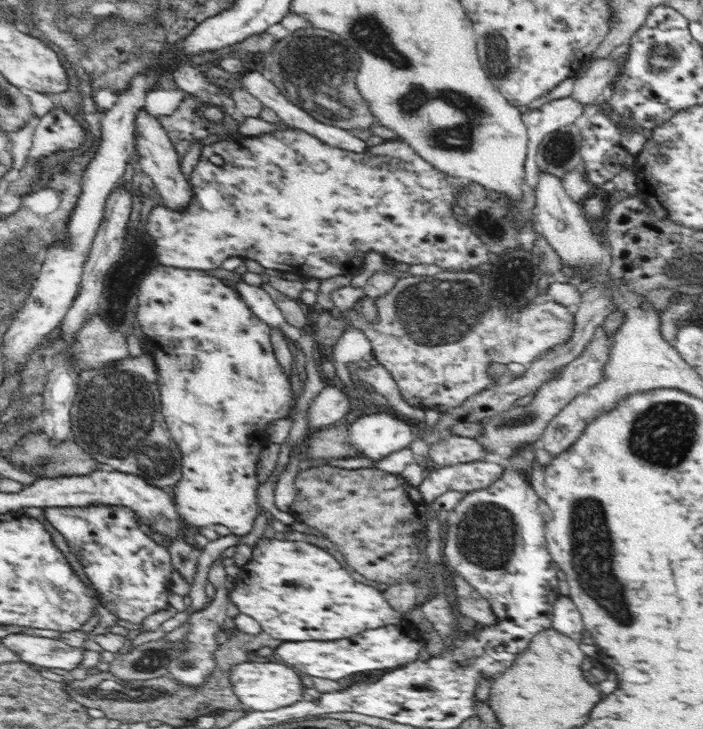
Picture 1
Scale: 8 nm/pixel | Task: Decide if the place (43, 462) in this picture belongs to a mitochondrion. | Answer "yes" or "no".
yes

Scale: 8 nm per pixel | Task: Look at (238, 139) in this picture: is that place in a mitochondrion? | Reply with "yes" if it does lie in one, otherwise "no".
no

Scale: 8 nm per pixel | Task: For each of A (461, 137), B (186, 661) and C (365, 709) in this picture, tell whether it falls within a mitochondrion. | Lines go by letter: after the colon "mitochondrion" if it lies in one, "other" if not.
A: mitochondrion
B: mitochondrion
C: other

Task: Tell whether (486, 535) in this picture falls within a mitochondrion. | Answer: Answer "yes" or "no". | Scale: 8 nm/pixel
yes

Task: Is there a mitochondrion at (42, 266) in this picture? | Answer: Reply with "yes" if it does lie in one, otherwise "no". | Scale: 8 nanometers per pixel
no

